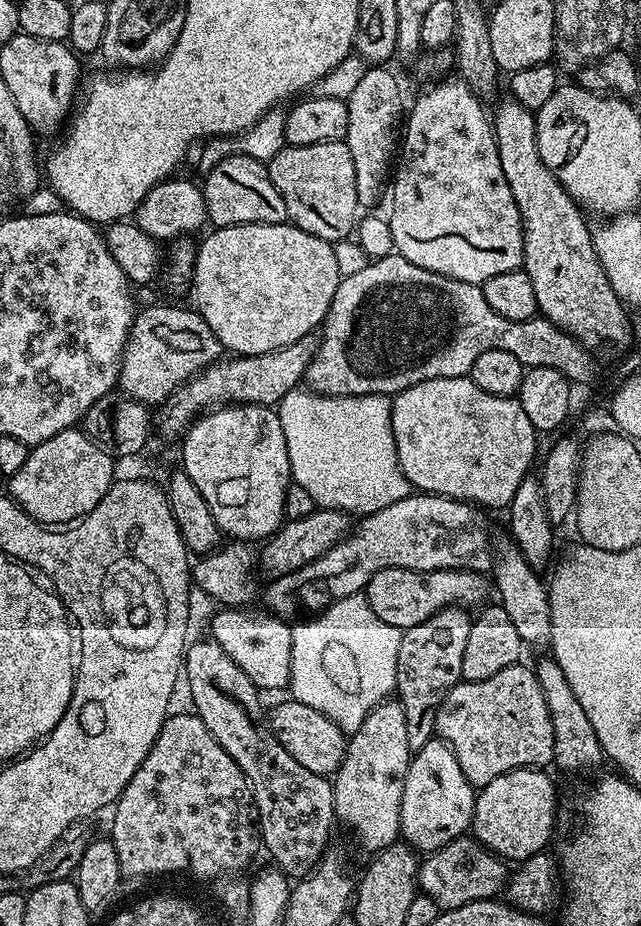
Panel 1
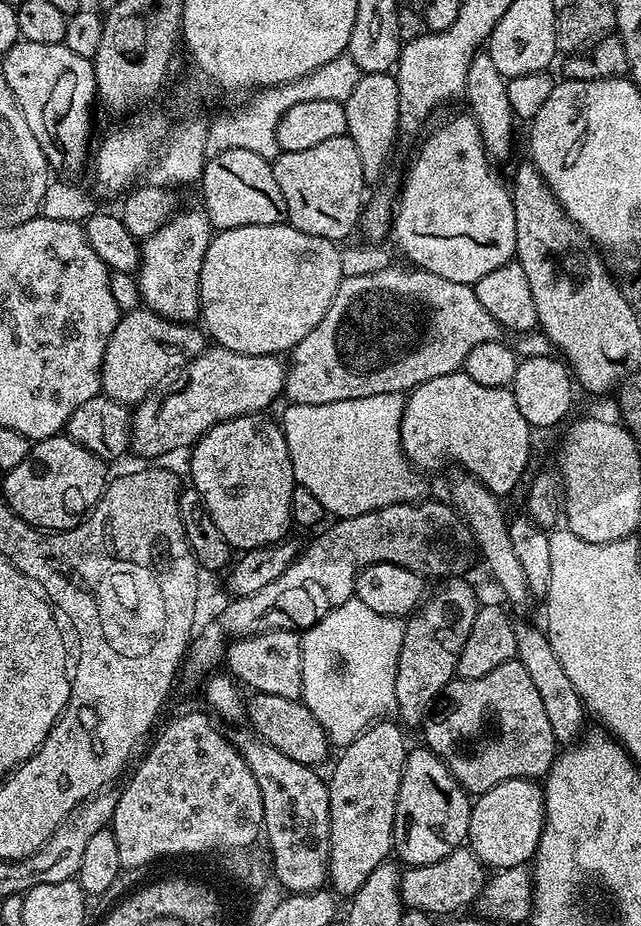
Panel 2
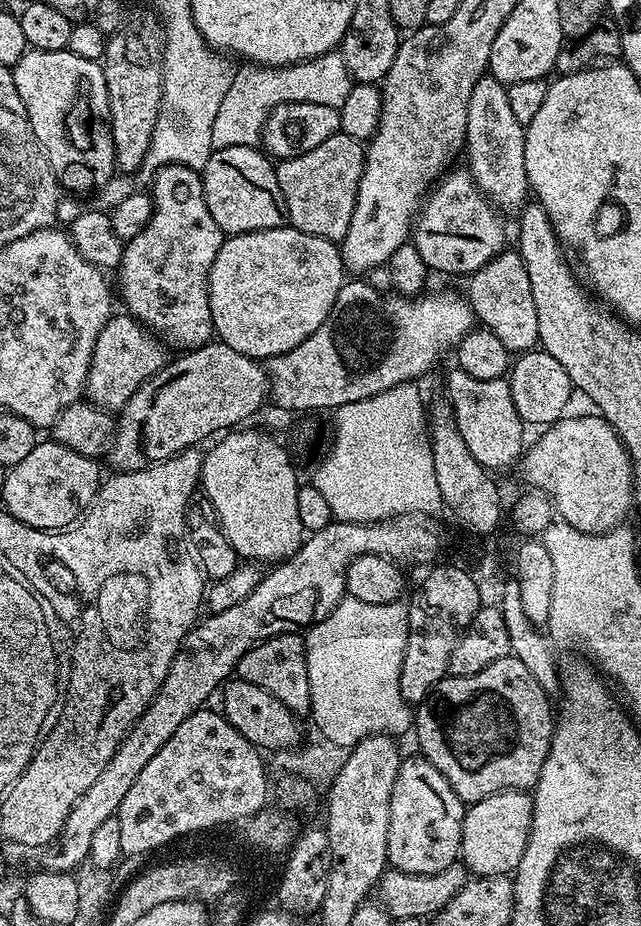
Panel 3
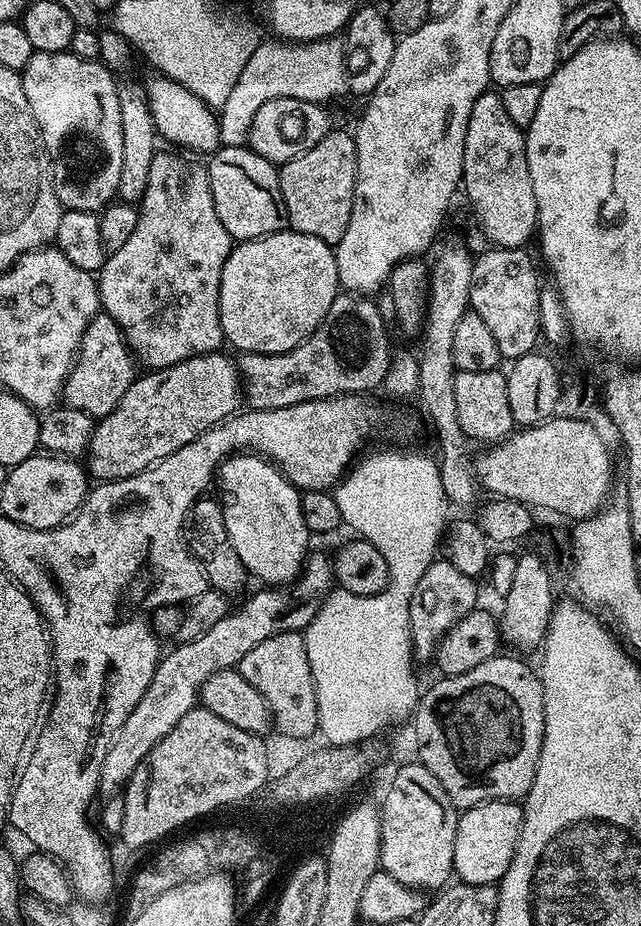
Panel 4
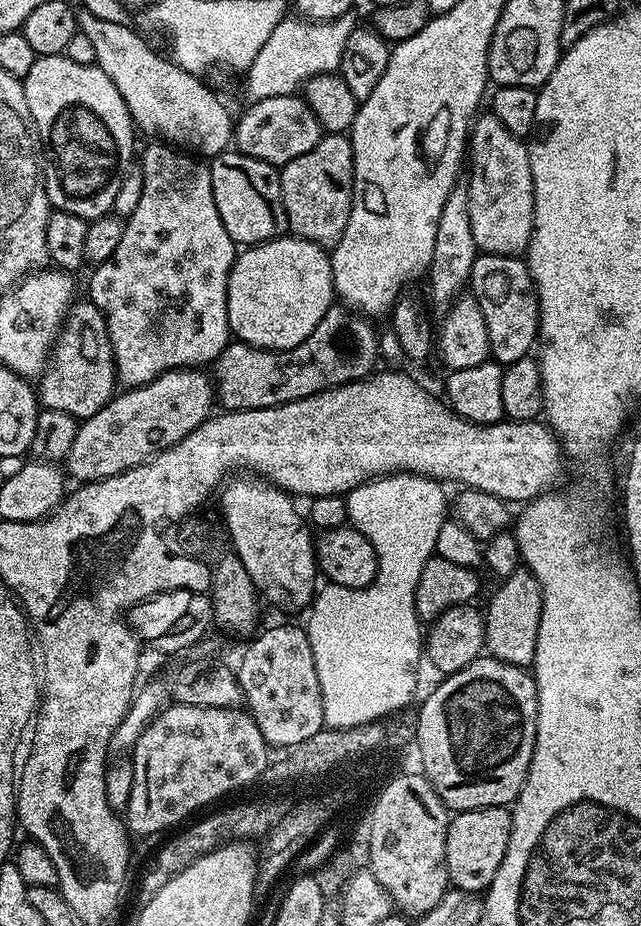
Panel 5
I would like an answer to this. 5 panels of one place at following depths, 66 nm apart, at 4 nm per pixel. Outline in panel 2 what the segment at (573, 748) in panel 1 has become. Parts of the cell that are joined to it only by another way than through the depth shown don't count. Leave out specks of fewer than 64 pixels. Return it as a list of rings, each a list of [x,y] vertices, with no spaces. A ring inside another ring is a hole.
[[[522,622],[516,624],[516,659],[526,666],[526,674],[530,674],[538,695],[542,697],[542,707],[546,709],[546,718],[550,721],[550,730],[554,730],[557,745],[567,746],[579,740],[586,728],[586,709],[578,690],[574,690],[574,682],[570,682],[562,662],[558,662],[558,654],[554,654],[554,646],[550,646],[543,627],[535,628]]]

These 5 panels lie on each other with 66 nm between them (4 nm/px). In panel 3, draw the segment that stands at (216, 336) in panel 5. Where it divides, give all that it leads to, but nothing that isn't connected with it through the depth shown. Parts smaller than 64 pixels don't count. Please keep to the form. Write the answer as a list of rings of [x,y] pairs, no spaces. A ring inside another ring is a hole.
[[[162,166],[153,175],[150,195],[152,213],[146,230],[124,245],[118,269],[118,300],[124,303],[127,315],[162,338],[169,349],[200,348],[214,336],[208,279],[226,234],[206,206],[203,175],[190,166]]]

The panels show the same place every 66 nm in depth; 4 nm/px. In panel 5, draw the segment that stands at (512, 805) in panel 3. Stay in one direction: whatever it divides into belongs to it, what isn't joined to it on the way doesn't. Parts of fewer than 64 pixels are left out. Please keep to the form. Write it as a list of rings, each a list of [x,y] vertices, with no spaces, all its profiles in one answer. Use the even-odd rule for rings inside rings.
[[[507,807],[475,808],[469,812],[457,812],[448,821],[446,834],[446,870],[452,888],[467,892],[483,893],[494,882],[502,858],[506,858],[506,846],[510,842],[512,813]]]

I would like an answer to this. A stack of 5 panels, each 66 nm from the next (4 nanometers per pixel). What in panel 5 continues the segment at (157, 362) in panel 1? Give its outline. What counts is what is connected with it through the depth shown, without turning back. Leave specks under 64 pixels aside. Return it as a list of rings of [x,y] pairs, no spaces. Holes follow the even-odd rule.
[[[73,303],[68,309],[51,345],[50,359],[38,380],[39,403],[50,410],[63,410],[78,421],[98,414],[118,388],[116,363],[104,316],[98,306],[80,303]]]

